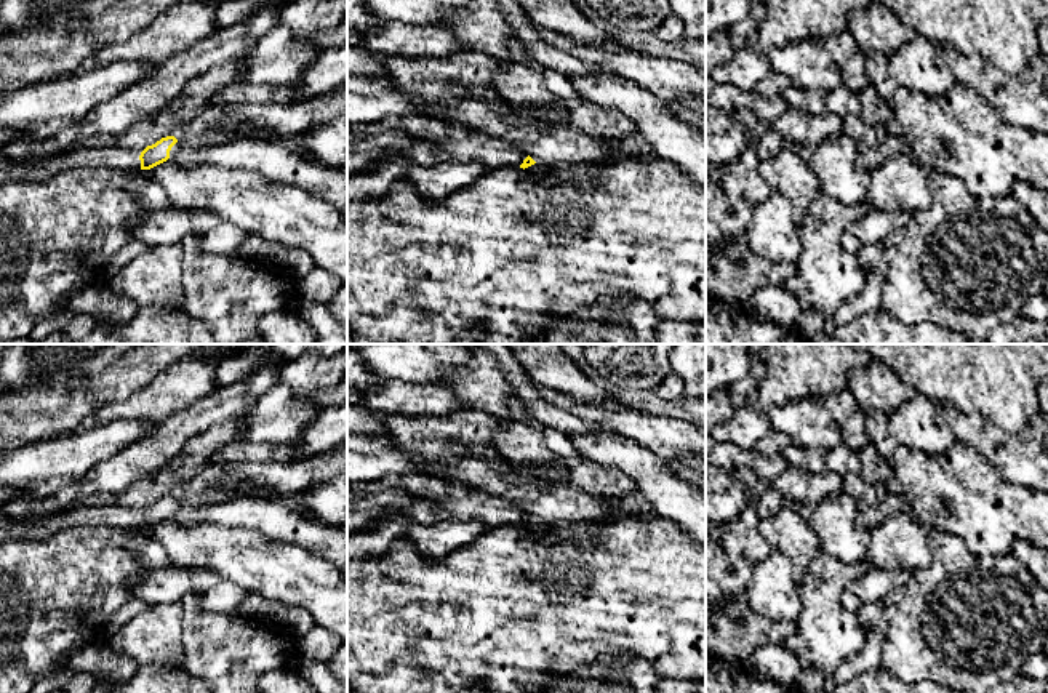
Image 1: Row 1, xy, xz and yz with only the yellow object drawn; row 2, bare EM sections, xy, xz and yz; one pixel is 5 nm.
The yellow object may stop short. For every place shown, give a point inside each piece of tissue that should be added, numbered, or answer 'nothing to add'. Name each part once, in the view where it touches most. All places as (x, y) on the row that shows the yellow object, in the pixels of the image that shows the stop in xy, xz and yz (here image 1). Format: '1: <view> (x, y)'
1: xy (116, 157)
2: xy (272, 159)

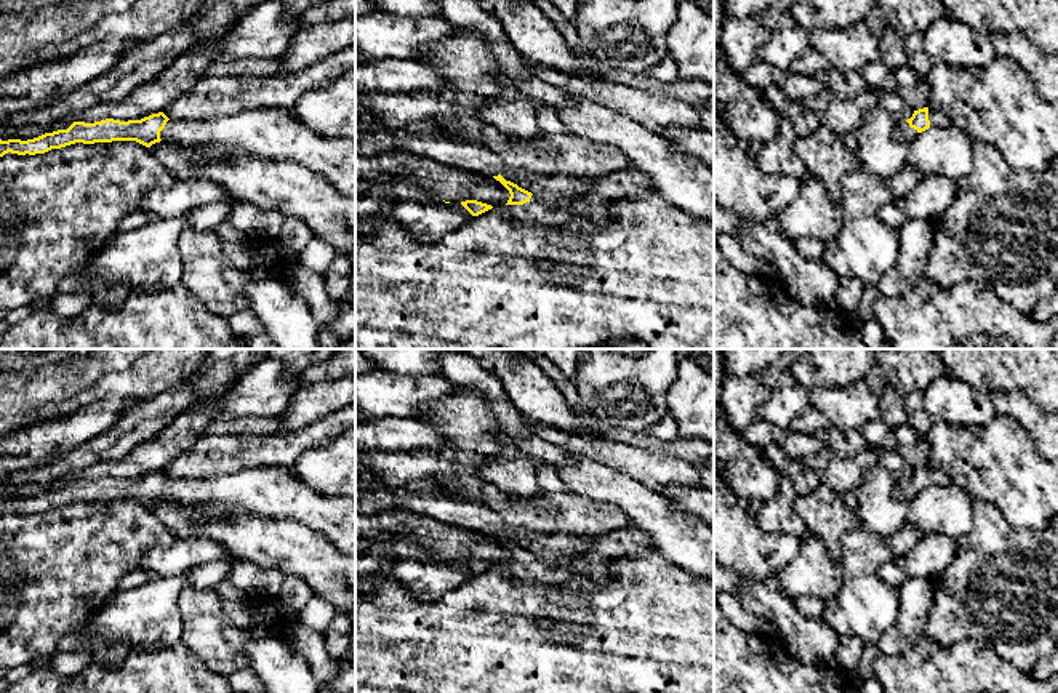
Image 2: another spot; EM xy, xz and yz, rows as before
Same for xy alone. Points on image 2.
1: xy (274, 133)

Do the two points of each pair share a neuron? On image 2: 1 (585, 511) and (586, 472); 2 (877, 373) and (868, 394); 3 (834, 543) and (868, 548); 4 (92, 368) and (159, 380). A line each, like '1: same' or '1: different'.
1: different
2: same
3: different
4: different

